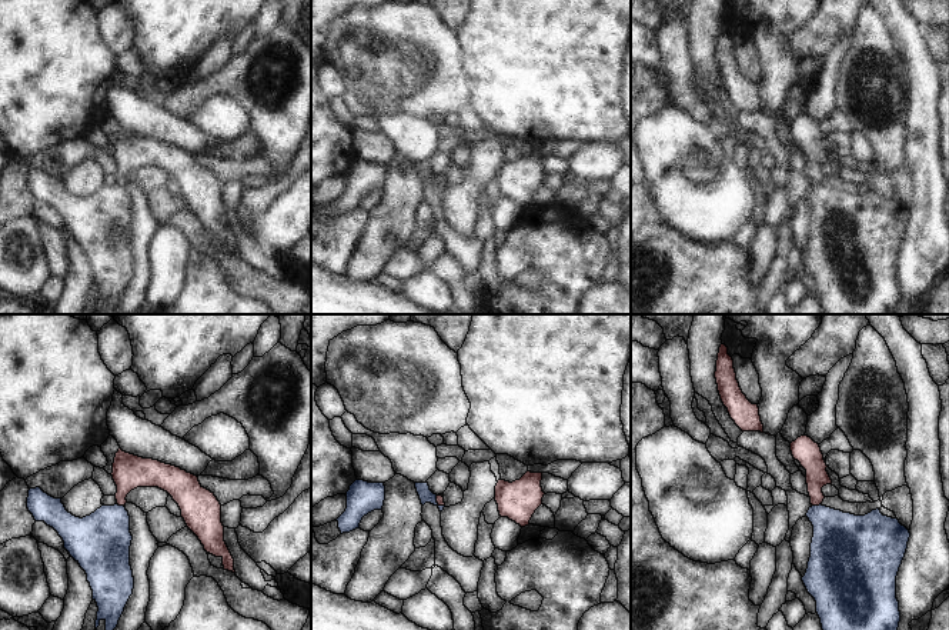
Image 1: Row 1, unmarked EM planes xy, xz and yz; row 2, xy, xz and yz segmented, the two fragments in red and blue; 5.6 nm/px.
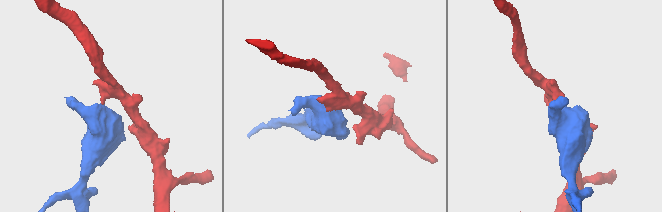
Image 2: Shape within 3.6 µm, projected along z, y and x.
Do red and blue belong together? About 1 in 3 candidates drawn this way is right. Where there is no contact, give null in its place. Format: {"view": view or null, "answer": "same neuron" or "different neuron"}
{"view": "yz", "answer": "different neuron"}

